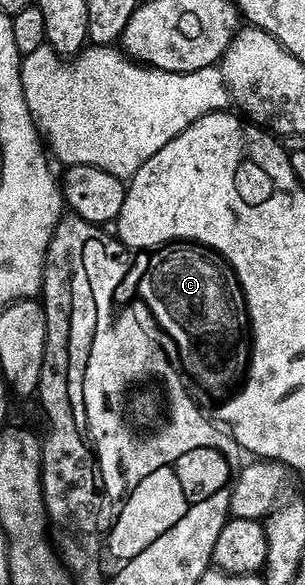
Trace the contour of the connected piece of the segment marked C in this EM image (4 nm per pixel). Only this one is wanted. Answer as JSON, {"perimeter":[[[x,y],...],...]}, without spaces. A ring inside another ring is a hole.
{"perimeter":[[[164,236],[164,240],[156,240],[146,249],[148,261],[144,264],[144,273],[140,276],[140,300],[143,311],[149,317],[154,316],[157,326],[161,329],[159,335],[166,341],[168,360],[178,369],[188,393],[195,398],[197,404],[206,410],[206,415],[214,424],[224,425],[224,408],[232,404],[232,400],[240,400],[244,396],[244,388],[248,388],[248,380],[252,380],[252,364],[256,364],[256,316],[252,316],[252,300],[248,300],[248,288],[244,288],[244,276],[240,276],[240,268],[236,268],[236,260],[224,252],[224,248],[216,248],[212,240],[200,240],[200,236]]]}

